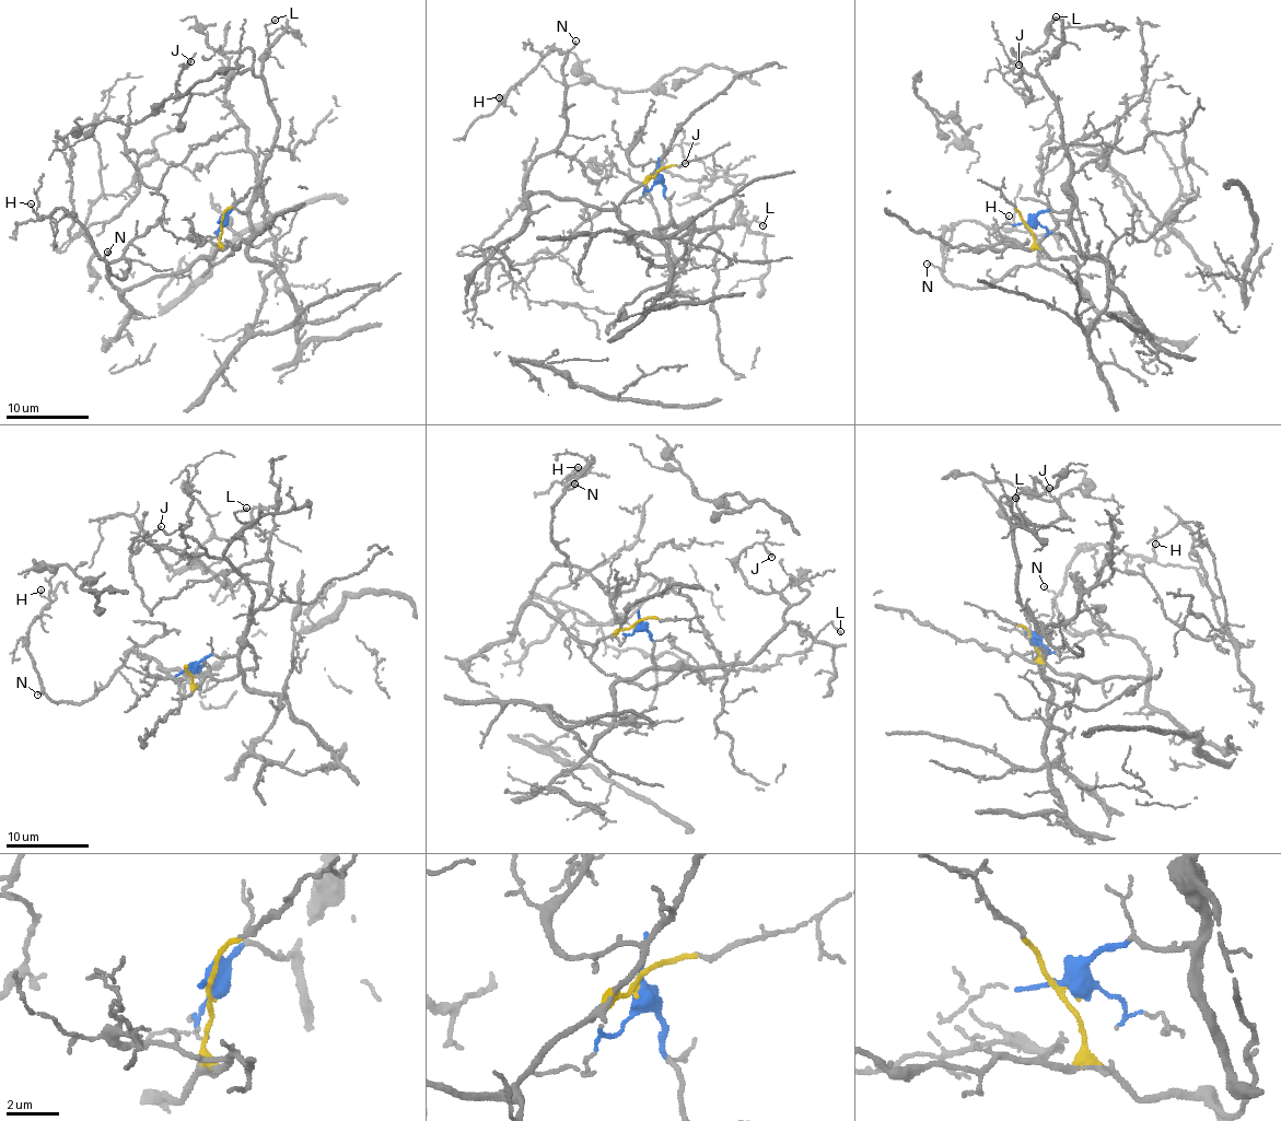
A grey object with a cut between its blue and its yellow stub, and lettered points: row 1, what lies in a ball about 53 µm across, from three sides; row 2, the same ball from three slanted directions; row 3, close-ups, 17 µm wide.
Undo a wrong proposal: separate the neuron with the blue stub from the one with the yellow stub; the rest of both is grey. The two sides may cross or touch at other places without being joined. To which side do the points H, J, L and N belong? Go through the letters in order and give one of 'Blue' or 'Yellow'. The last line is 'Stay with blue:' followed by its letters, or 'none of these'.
H: Yellow
J: Blue
L: Blue
N: Yellow
Stay with blue: J, L

